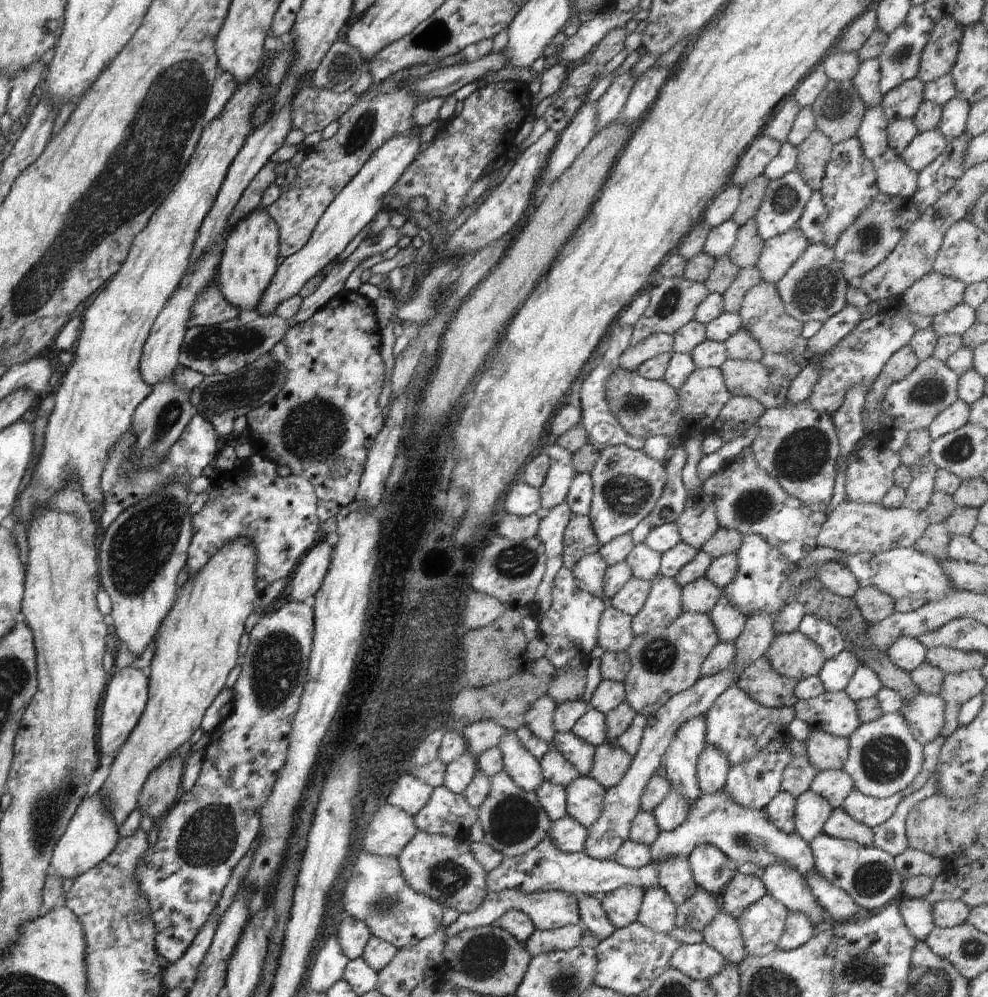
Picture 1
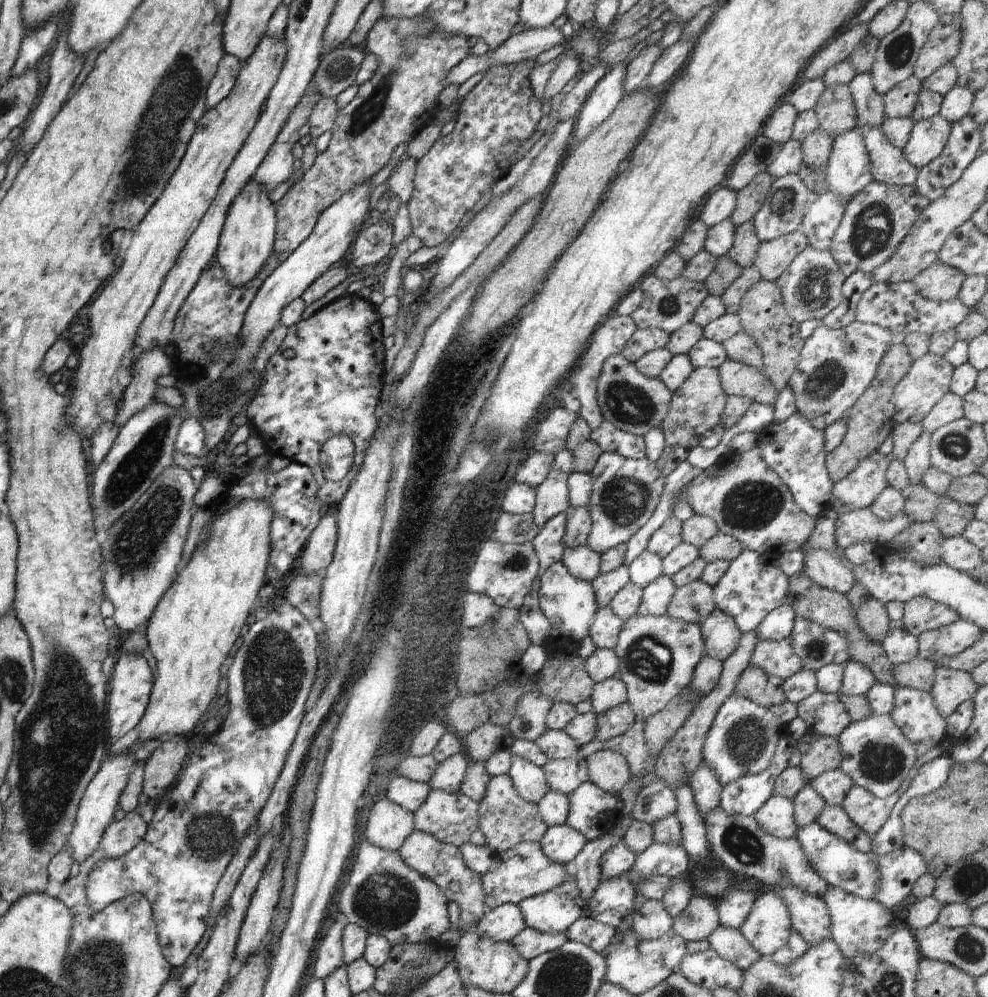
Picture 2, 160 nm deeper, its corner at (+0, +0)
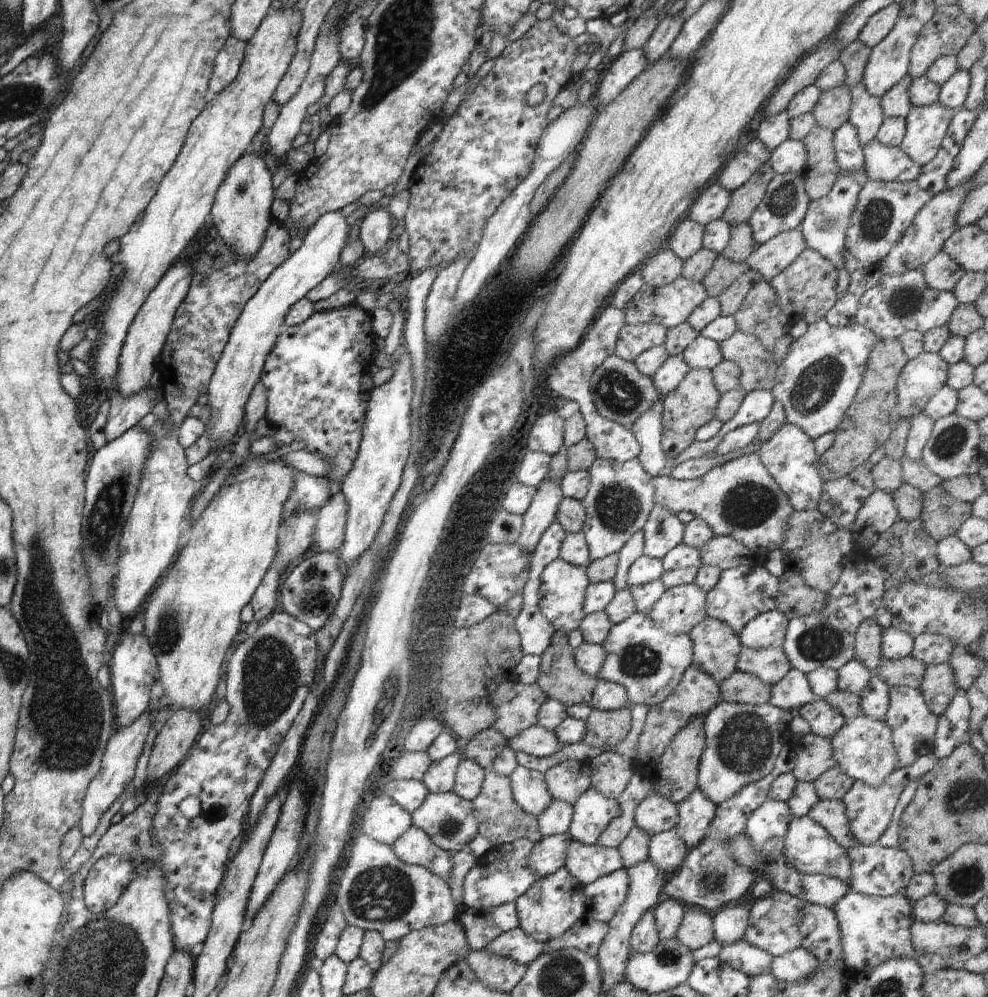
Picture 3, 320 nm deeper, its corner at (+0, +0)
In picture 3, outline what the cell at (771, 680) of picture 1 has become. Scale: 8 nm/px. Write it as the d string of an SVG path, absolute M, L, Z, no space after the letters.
M736 670L718 686L721 701L764 705L770 703L770 698L772 698L772 684L766 684L754 674L747 674L740 670Z

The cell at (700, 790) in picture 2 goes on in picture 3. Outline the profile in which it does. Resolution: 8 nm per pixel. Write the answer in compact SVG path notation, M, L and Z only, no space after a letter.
M696 788L686 800L677 805L678 824L675 830L688 850L704 839L716 808L717 805L708 800L700 788Z

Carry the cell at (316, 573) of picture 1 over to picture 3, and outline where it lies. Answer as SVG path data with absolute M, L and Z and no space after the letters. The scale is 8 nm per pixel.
M342 492L332 495L330 500L320 508L318 521L316 522L316 532L312 536L313 547L318 547L319 553L334 552L339 550L344 544L344 530L346 530L346 518L348 515L348 502Z

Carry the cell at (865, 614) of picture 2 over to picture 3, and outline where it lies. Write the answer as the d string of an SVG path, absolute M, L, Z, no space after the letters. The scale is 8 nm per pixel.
M875 618L865 619L855 633L855 649L853 658L861 662L867 669L876 672L883 659L881 651L883 628Z

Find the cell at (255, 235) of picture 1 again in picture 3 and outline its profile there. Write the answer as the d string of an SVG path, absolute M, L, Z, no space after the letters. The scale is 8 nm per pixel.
M244 153L228 169L216 191L211 210L213 233L243 257L253 257L258 252L266 229L274 220L270 214L270 205L275 199L271 177L261 153Z

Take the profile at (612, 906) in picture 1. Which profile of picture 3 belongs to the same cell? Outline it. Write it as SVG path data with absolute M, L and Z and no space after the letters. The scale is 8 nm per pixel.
M622 868L585 885L585 916L595 921L608 923L624 904L629 884L628 873Z

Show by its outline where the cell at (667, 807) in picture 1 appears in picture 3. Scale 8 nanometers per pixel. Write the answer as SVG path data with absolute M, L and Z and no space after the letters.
M675 828L649 835L649 860L668 876L679 871L689 852Z

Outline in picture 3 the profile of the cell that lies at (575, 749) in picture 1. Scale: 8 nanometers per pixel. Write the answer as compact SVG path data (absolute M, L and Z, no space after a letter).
M539 725L532 726L530 729L524 730L522 734L514 736L512 740L509 740L508 747L512 748L514 752L522 750L522 752L536 757L552 756L552 754L556 754L558 750L564 748L558 742L553 731L546 730Z

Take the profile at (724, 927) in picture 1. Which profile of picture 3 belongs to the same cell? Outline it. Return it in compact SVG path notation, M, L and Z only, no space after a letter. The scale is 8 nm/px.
M746 940L722 946L718 957L737 971L746 973L750 978L766 973L771 974L773 969L774 957Z

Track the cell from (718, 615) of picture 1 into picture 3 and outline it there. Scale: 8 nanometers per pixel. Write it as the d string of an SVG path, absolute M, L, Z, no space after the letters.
M707 617L691 631L690 636L694 644L692 664L710 674L717 684L736 671L743 645L740 636L726 622Z

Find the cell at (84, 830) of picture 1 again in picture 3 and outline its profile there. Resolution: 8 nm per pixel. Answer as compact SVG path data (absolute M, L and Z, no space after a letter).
M147 709L134 720L130 726L115 728L111 733L104 756L101 760L100 770L90 781L85 797L83 798L83 811L78 826L84 837L94 834L94 830L96 830L96 826L98 826L98 822L100 822L100 816L102 816L102 814L110 808L112 802L128 788L134 778L136 762L138 762L138 758L140 758L142 754L142 748L144 748L144 742L146 742L146 736L148 736L152 724L150 711Z

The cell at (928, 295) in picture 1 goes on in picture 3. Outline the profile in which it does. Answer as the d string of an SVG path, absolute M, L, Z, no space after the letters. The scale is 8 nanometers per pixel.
M942 250L918 269L922 271L927 285L939 291L952 291L965 273L965 270Z

